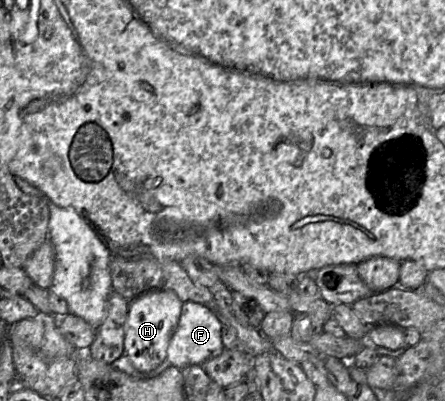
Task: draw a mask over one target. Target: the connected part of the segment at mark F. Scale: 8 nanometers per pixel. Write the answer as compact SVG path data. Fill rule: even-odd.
M185 302L181 308L181 314L177 327L170 339L165 360L150 372L140 372L136 370L129 358L122 355L110 364L113 368L138 379L149 379L158 376L170 367L183 369L190 365L202 365L207 360L220 355L224 346L221 339L222 324L214 313L199 303Z

